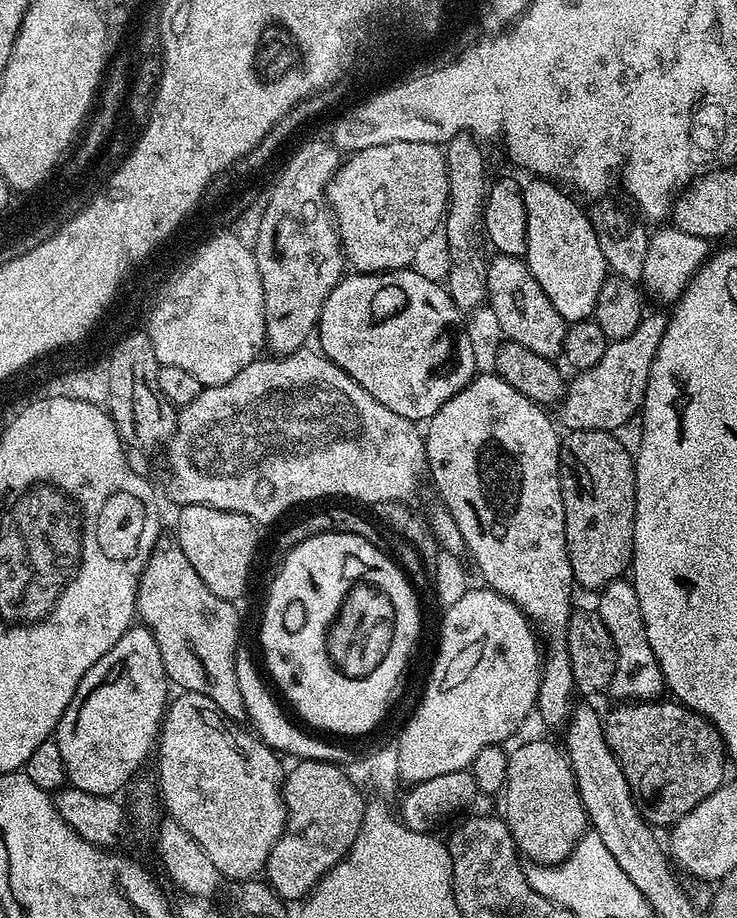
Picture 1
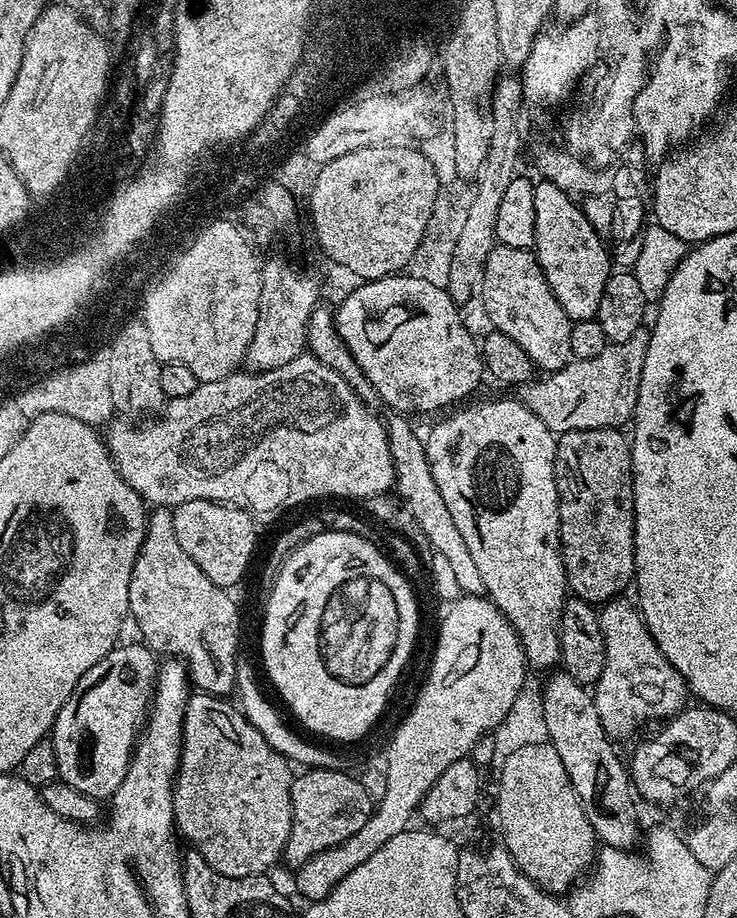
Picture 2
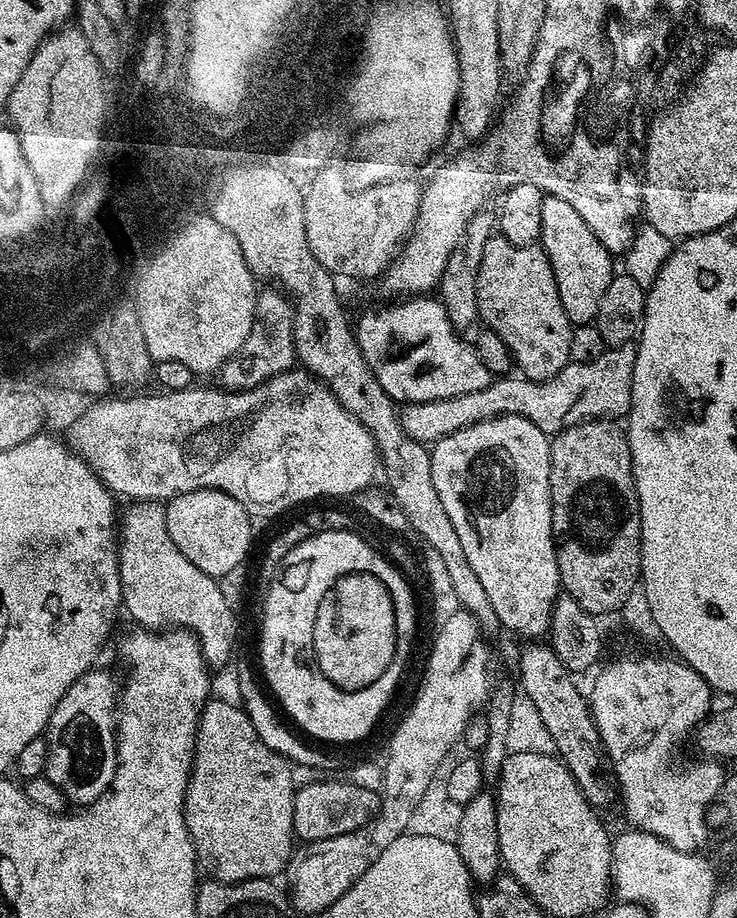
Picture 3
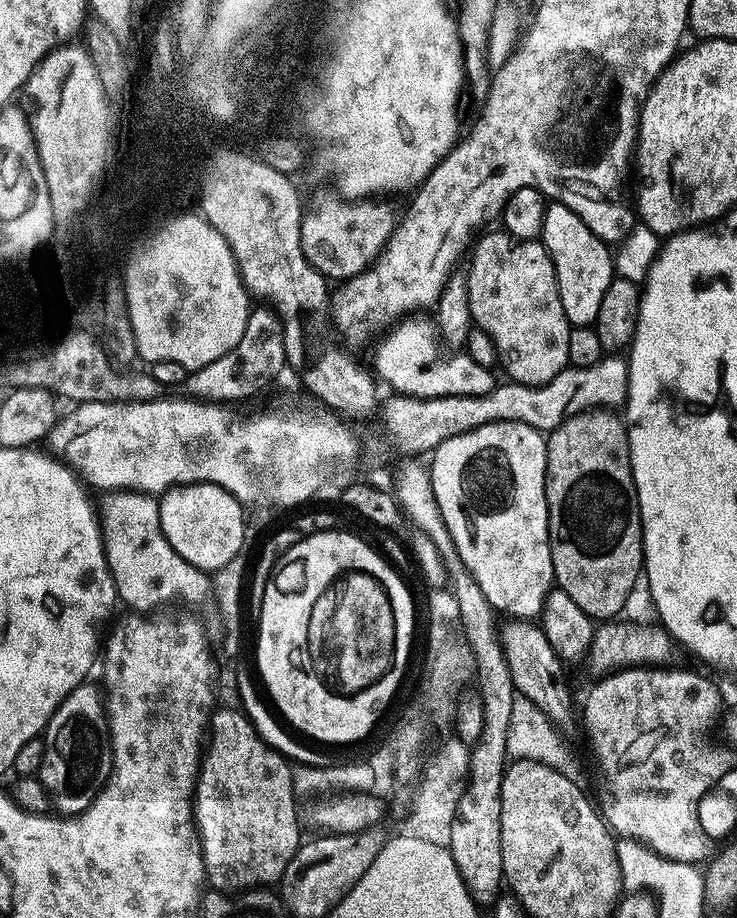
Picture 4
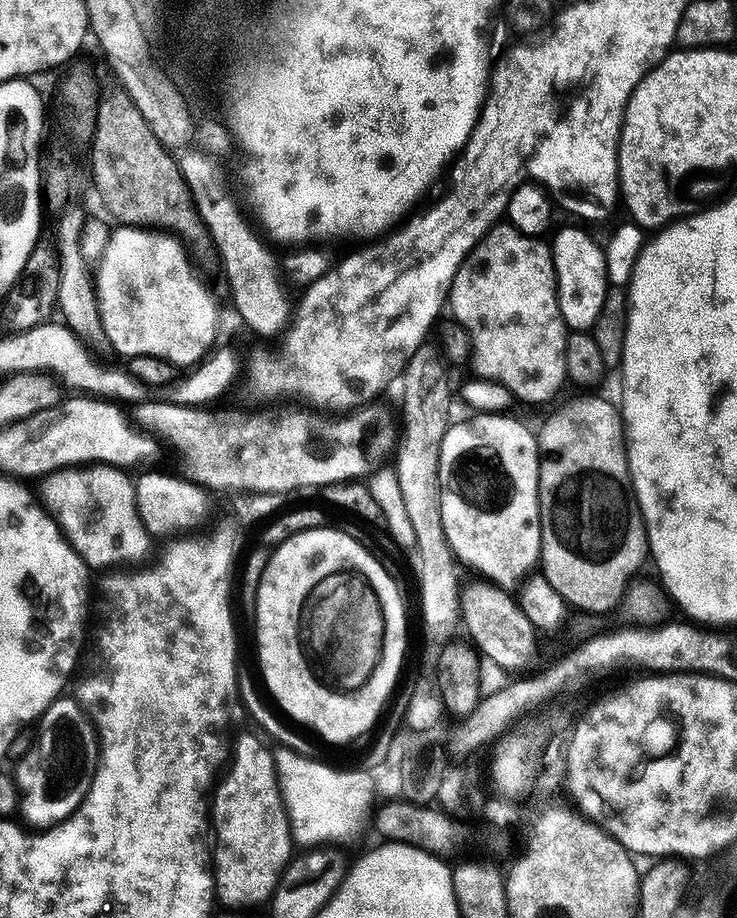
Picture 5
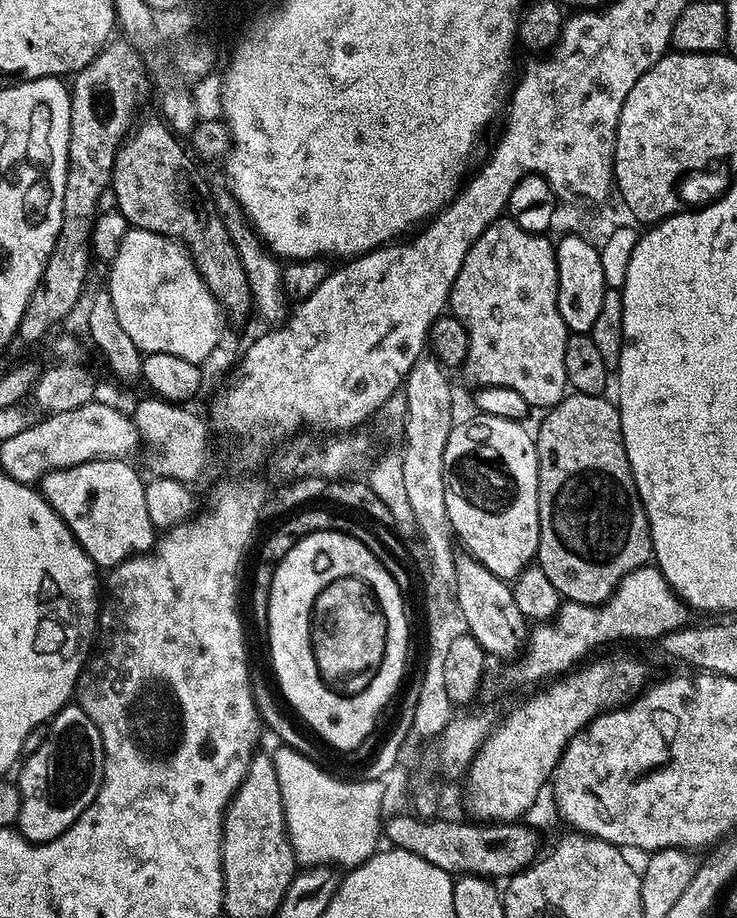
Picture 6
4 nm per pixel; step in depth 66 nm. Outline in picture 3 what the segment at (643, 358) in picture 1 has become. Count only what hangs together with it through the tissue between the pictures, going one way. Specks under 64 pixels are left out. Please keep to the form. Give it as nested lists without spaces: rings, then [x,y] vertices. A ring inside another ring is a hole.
[[[624,344],[620,348],[608,348],[598,358],[594,358],[594,362],[569,362],[549,380],[496,378],[482,390],[474,390],[474,394],[458,394],[454,398],[405,404],[399,409],[399,418],[406,434],[425,446],[431,446],[437,440],[483,420],[493,420],[496,416],[521,416],[534,422],[538,430],[549,434],[581,424],[584,420],[624,418],[632,407],[635,361],[636,344]]]

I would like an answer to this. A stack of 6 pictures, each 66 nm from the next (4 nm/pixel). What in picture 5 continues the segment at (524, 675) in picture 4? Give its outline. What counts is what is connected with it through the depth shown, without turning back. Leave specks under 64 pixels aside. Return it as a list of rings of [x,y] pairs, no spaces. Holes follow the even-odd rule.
[[[490,582],[463,585],[460,594],[460,611],[466,615],[473,641],[477,644],[485,661],[493,660],[500,668],[505,668],[510,674],[524,674],[536,660],[536,636],[538,629],[526,618],[515,599],[512,600],[507,591],[497,588]]]

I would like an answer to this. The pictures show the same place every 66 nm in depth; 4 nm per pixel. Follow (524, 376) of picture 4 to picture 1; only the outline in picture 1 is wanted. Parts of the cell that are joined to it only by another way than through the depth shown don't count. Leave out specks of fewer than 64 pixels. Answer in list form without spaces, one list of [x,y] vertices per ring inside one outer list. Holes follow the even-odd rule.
[[[493,255],[488,260],[488,299],[487,307],[492,307],[500,328],[507,339],[521,343],[535,354],[556,358],[564,350],[564,330],[566,322],[558,310],[554,310],[554,302],[546,298],[542,286],[538,286],[538,278],[530,274],[527,259],[519,256]]]

